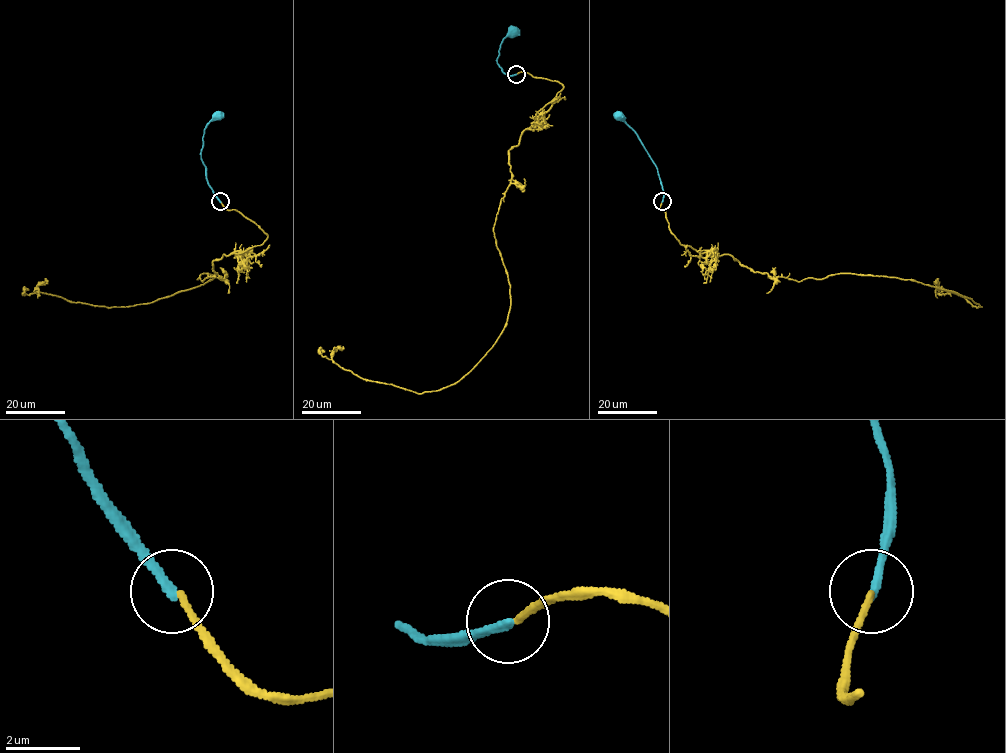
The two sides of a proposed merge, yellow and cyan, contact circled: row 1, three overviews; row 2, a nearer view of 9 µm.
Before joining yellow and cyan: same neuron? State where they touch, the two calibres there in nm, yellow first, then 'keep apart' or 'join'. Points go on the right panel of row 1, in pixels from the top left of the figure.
(662, 201) | 160/240 nm | keep apart

